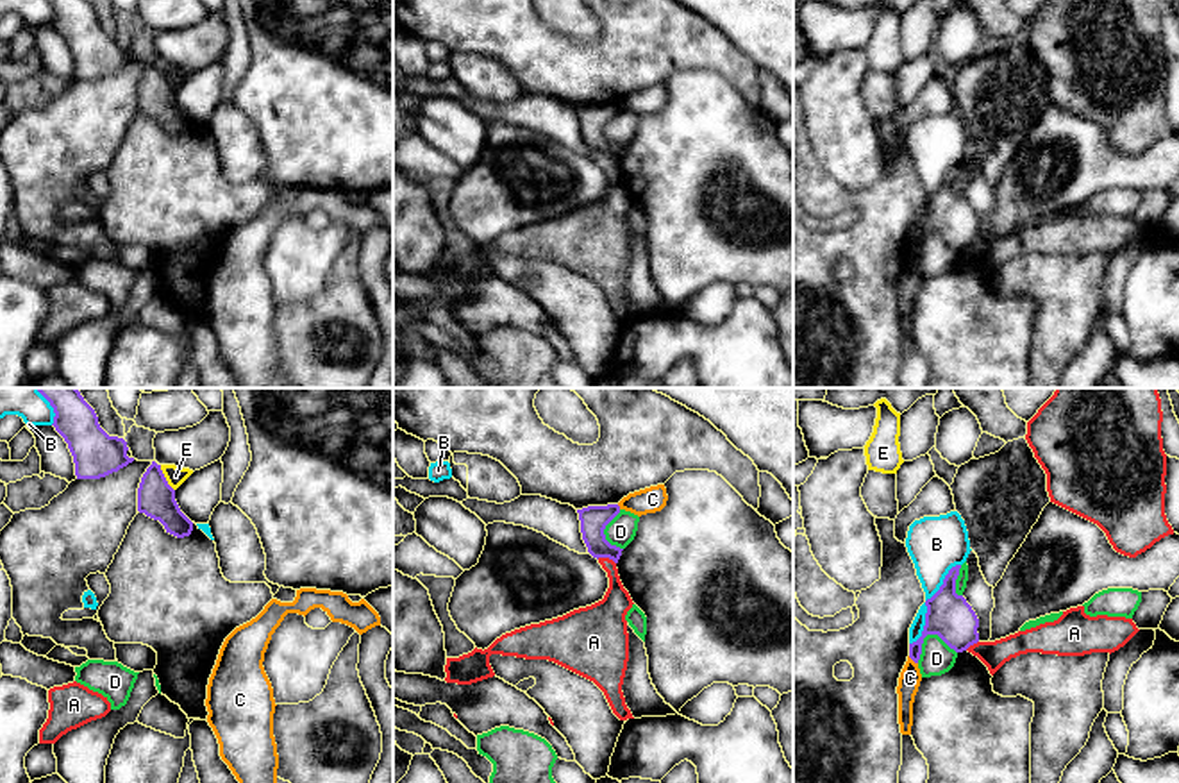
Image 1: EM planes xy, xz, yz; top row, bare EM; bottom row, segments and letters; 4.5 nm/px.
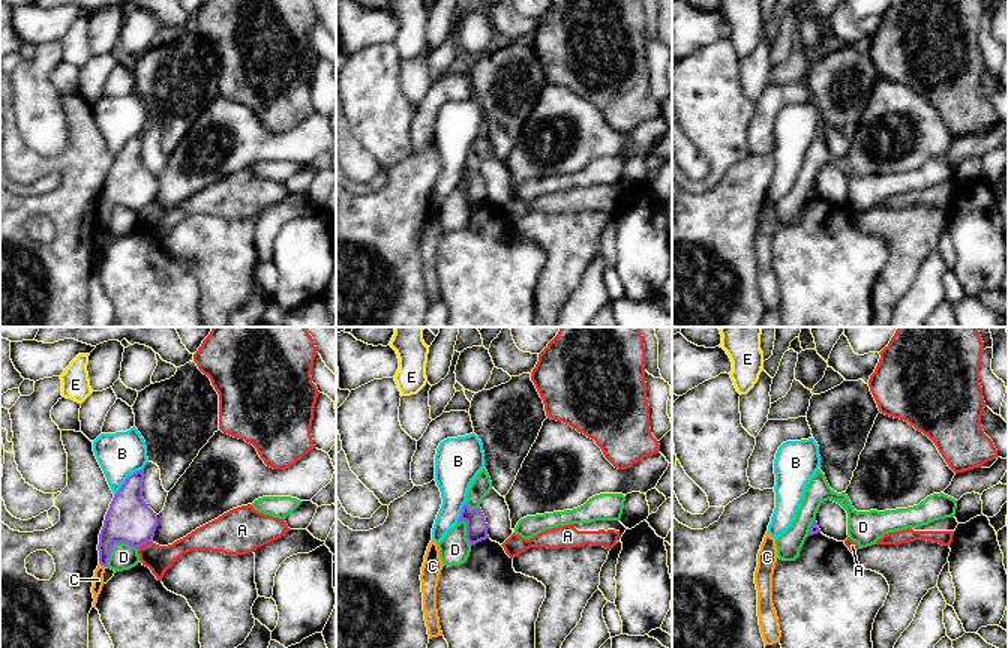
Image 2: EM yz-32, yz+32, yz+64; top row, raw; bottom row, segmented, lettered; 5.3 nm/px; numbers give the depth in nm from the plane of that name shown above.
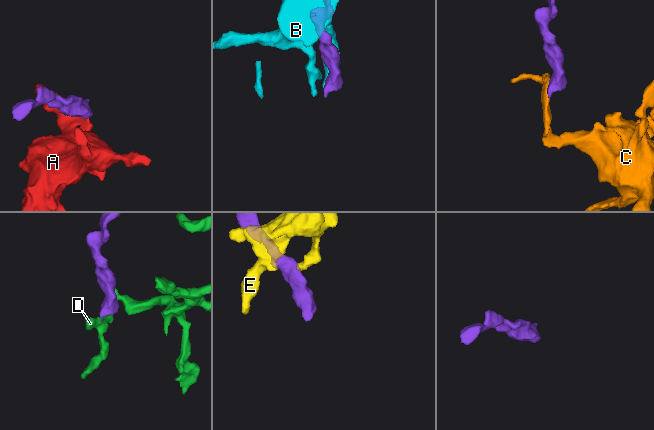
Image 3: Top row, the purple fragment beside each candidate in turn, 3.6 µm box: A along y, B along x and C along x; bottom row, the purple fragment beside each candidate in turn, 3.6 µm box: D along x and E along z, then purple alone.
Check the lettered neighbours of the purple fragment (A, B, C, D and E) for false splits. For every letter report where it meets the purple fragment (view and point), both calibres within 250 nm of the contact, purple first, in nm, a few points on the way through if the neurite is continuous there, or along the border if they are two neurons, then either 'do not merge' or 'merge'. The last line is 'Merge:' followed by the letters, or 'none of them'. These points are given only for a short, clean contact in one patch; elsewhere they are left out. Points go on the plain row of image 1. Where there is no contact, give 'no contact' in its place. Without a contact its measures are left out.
A: meets purple in xz at (606, 156); 130 nm thick on the purple side, 140 nm on the other; border along xz (597, 158), (610, 158), (615, 163); do not merge
B: meets purple in yz at (926, 202); 200 nm thick on the purple side, 220 nm on the other; do not merge
C: meets purple in yz at (913, 260); 200 nm thick on the purple side, 100 nm on the other; border along yz (908, 256), (917, 263); do not merge
D: meets purple in yz at (928, 233); 200 nm thick on the purple side, 150 nm on the other; do not merge
E: meets purple in xy at (165, 77); 170 nm thick on the purple side, 90 nm on the other; border along xy (159, 65), (174, 90); do not merge
Merge: none of them

